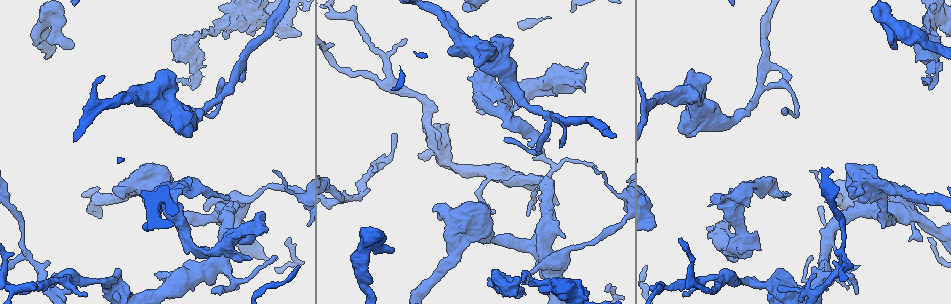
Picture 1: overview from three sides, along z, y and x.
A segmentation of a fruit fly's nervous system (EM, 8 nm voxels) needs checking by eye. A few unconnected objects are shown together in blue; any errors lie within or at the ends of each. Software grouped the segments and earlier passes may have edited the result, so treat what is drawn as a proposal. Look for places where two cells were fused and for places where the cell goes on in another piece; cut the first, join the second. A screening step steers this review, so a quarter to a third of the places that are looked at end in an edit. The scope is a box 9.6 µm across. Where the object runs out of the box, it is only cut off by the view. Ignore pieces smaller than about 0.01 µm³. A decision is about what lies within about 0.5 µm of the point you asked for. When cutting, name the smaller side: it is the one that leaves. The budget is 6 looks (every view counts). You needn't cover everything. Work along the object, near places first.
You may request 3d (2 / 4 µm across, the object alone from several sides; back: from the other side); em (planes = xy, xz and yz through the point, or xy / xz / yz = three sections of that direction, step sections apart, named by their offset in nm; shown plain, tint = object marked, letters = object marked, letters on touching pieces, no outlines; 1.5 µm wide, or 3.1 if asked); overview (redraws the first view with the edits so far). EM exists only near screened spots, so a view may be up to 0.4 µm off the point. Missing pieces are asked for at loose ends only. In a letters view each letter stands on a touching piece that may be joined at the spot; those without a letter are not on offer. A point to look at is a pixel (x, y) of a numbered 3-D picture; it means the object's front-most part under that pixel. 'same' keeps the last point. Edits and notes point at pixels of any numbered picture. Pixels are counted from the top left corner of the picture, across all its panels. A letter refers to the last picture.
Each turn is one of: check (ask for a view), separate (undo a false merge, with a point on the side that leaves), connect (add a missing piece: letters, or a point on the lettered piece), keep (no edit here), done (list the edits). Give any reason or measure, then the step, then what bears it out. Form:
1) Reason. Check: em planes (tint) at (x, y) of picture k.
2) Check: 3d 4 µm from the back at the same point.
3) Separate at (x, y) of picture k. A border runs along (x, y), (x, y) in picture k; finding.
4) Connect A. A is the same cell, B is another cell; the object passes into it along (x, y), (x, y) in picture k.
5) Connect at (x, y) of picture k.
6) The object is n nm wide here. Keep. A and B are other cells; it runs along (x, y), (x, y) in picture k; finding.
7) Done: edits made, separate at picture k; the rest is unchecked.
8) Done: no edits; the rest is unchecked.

Stops while still wide. Check: 3d 2 µm at (584, 87) of picture 1.

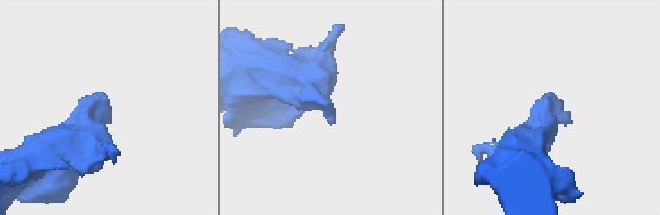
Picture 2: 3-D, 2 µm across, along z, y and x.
Now the EM. Check: em planes (tint) at (331, 108) of picture 2.

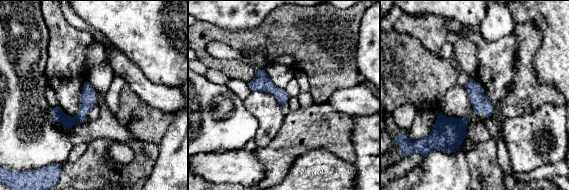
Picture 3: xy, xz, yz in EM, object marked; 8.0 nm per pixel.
Check: em planes (letters) at the same point.

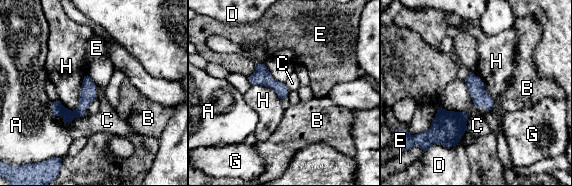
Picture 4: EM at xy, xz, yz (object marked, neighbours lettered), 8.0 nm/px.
The longest contact is with H, 320 nm. Keep. A, B, C, D, E, G and H are other cells; none of them fits.

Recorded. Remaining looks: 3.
Thick end. Check: 3d 4 µm at (693, 136) of picture 1.

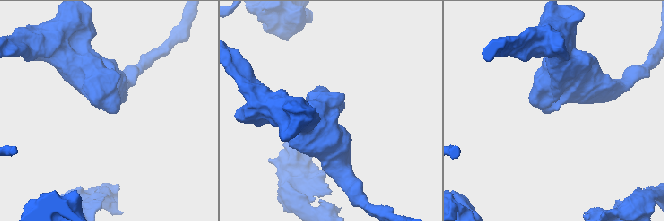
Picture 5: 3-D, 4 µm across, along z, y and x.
Shape alone is not enough. Check: em planes (plain) at (107, 111) of picture 5.

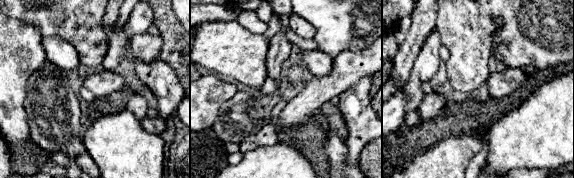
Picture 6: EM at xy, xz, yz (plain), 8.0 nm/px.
What lies round it. Check: em planes (letters) at the same point.

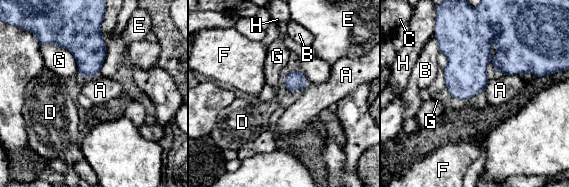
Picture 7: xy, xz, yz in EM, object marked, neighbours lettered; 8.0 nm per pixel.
The longest contact is with G, 280 nm. Keep. A, B, C, D, E, F, G and H are other cells; a border runs along (60, 46), (73, 56), (80, 73) in picture 7; no lettered piece goes on from it.

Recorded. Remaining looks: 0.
Done: no edits; the rest is unchecked.

